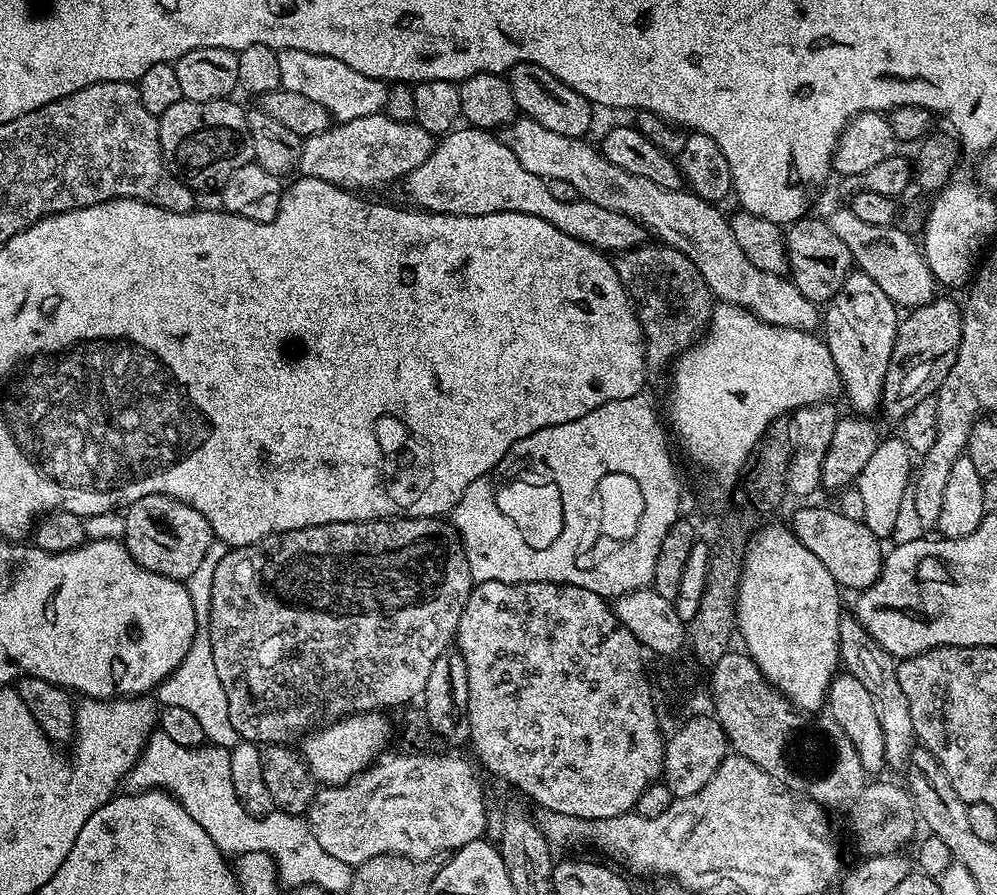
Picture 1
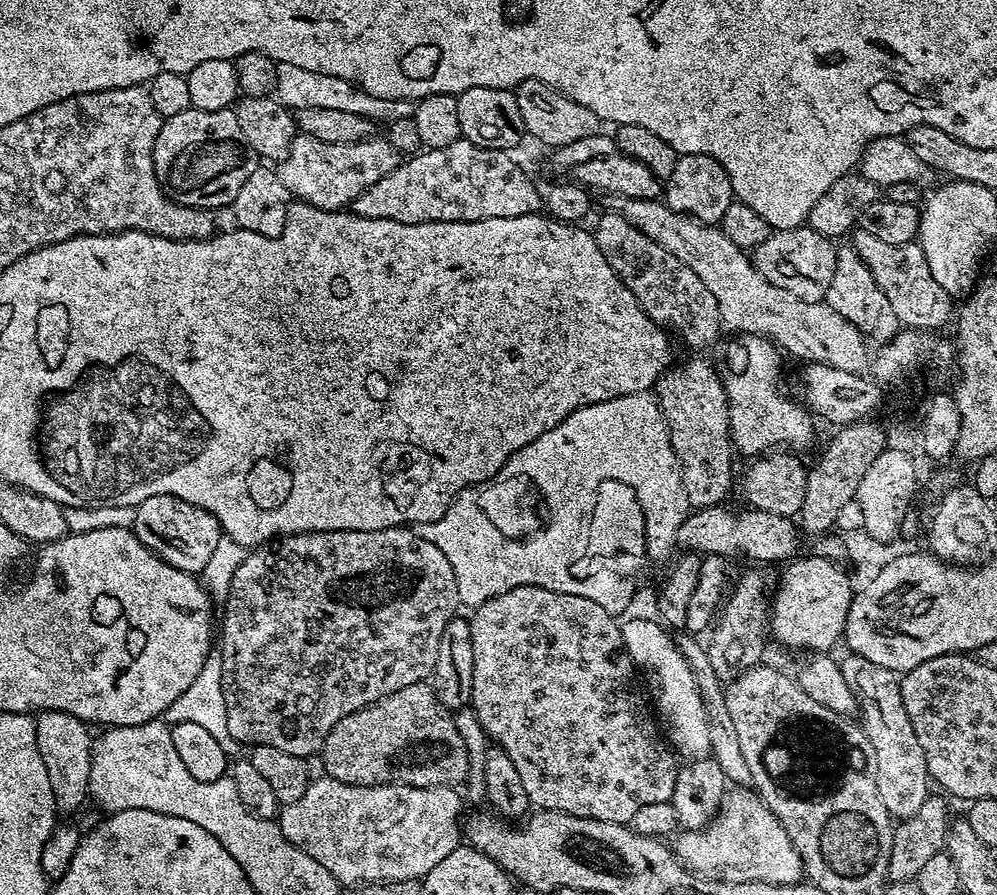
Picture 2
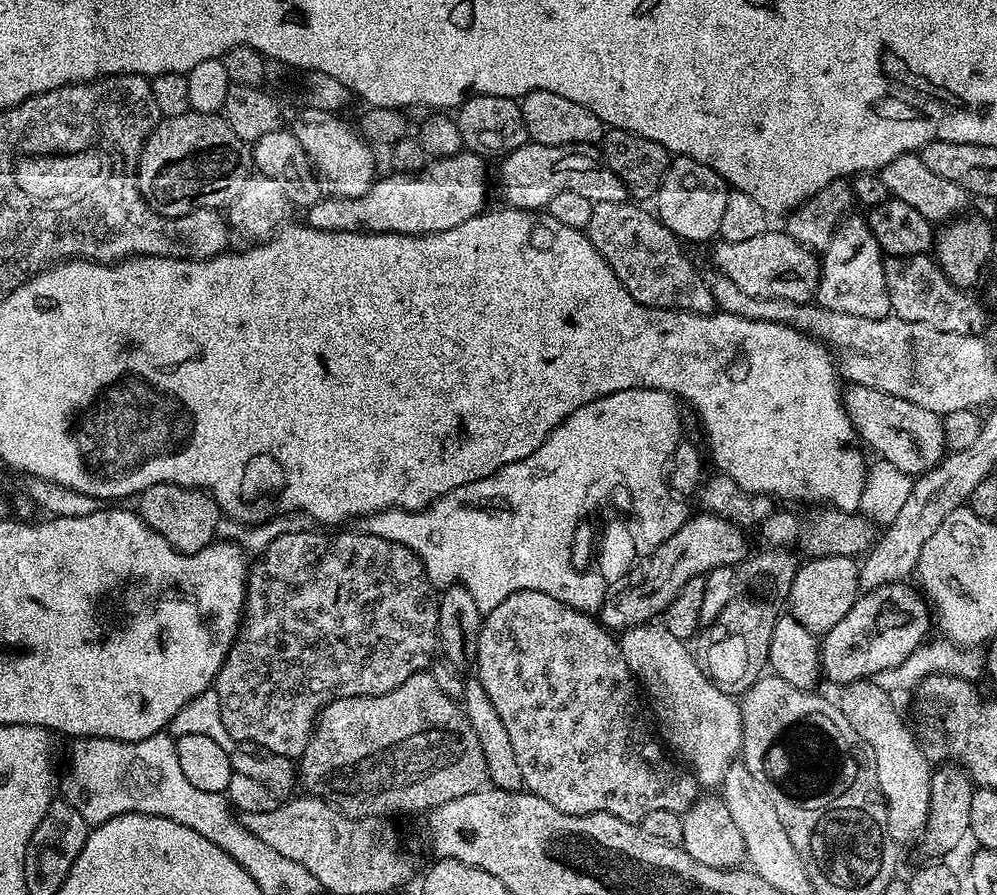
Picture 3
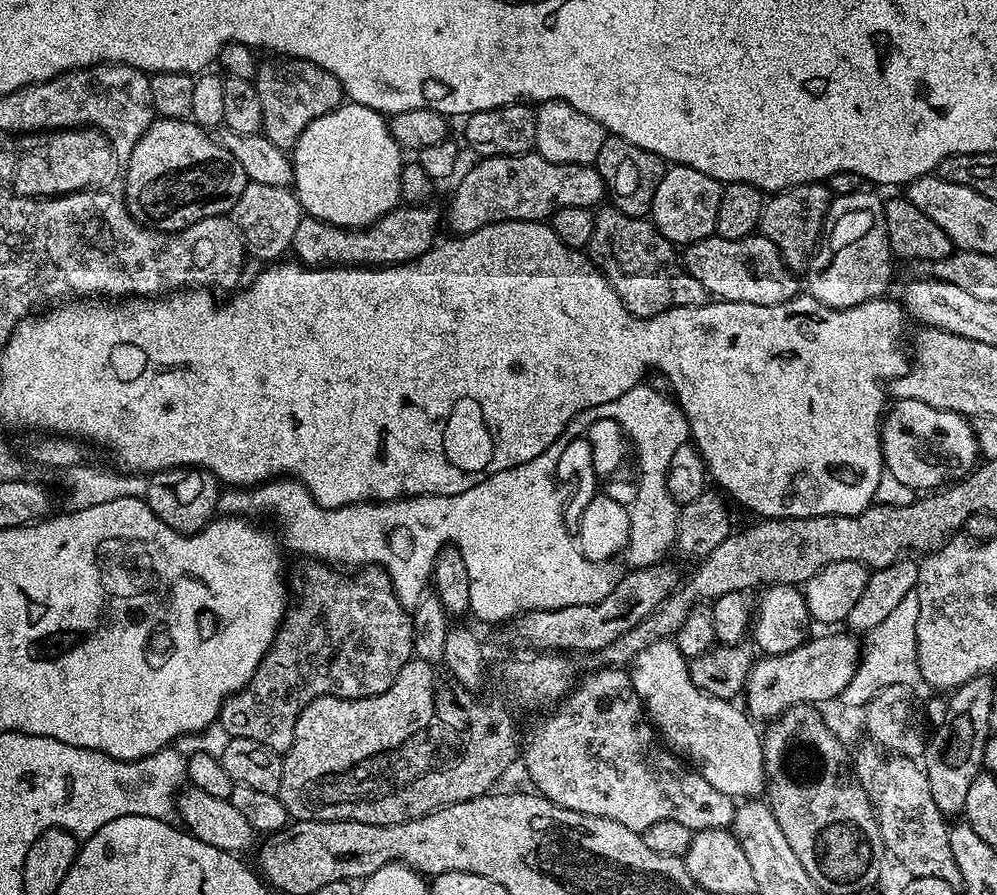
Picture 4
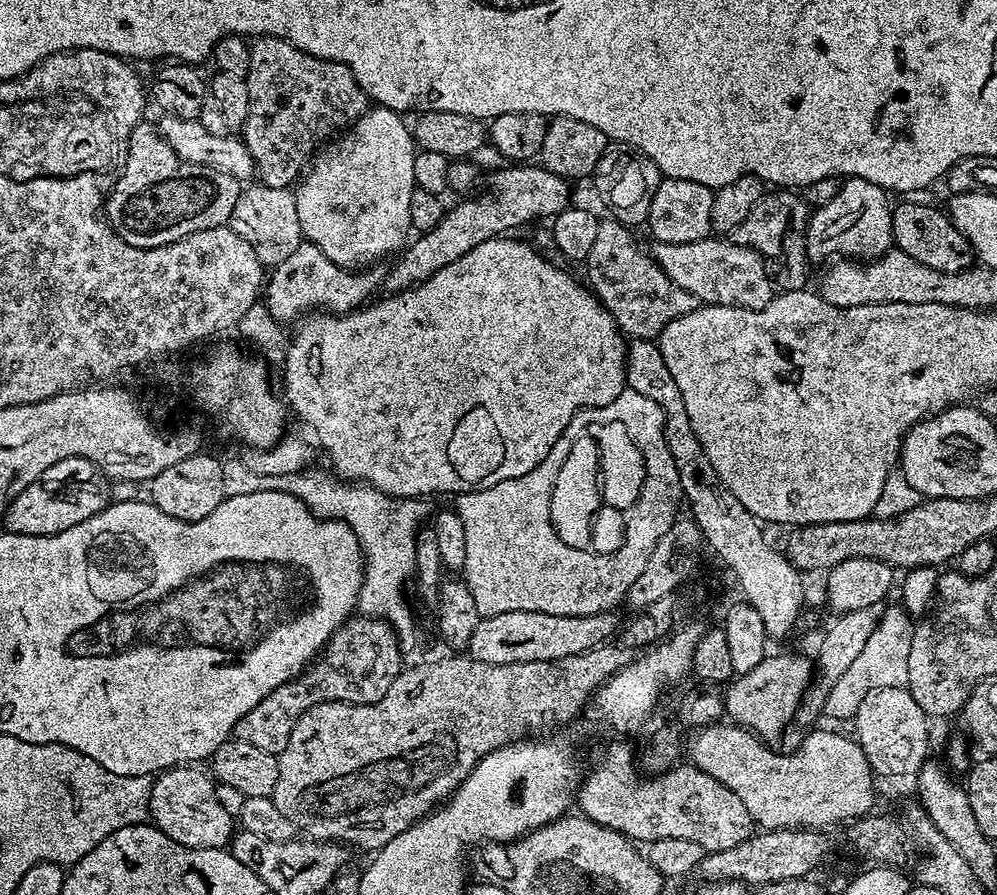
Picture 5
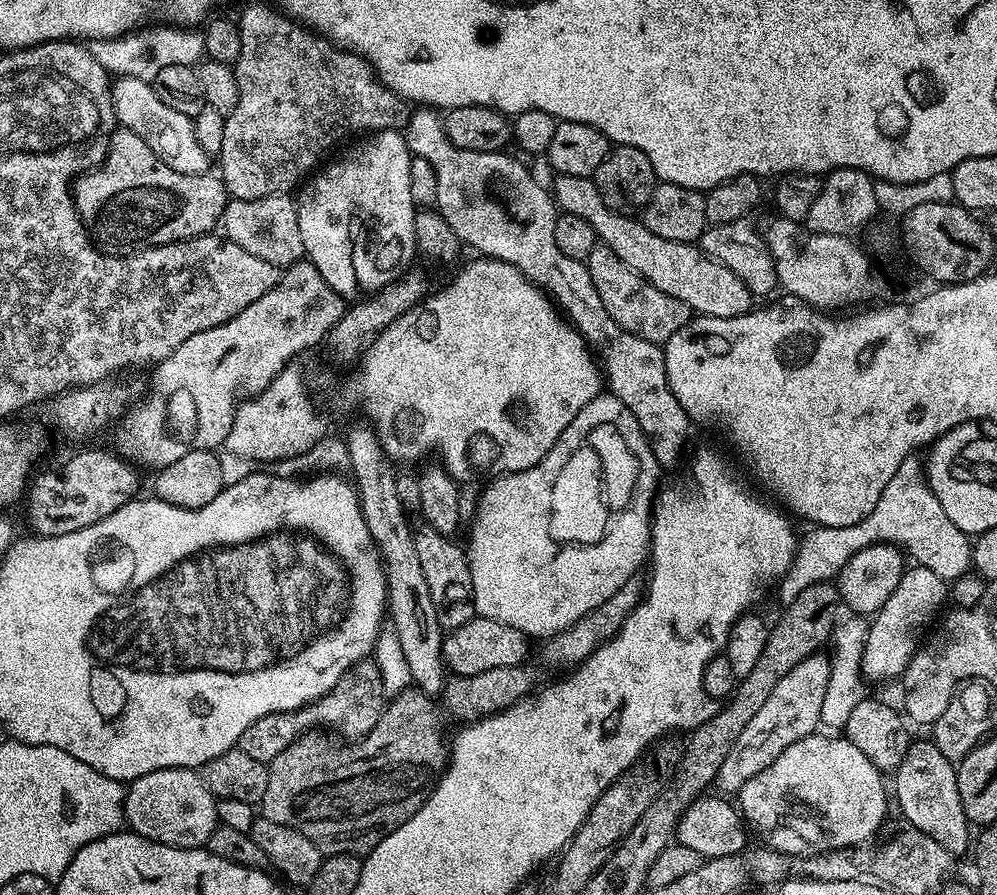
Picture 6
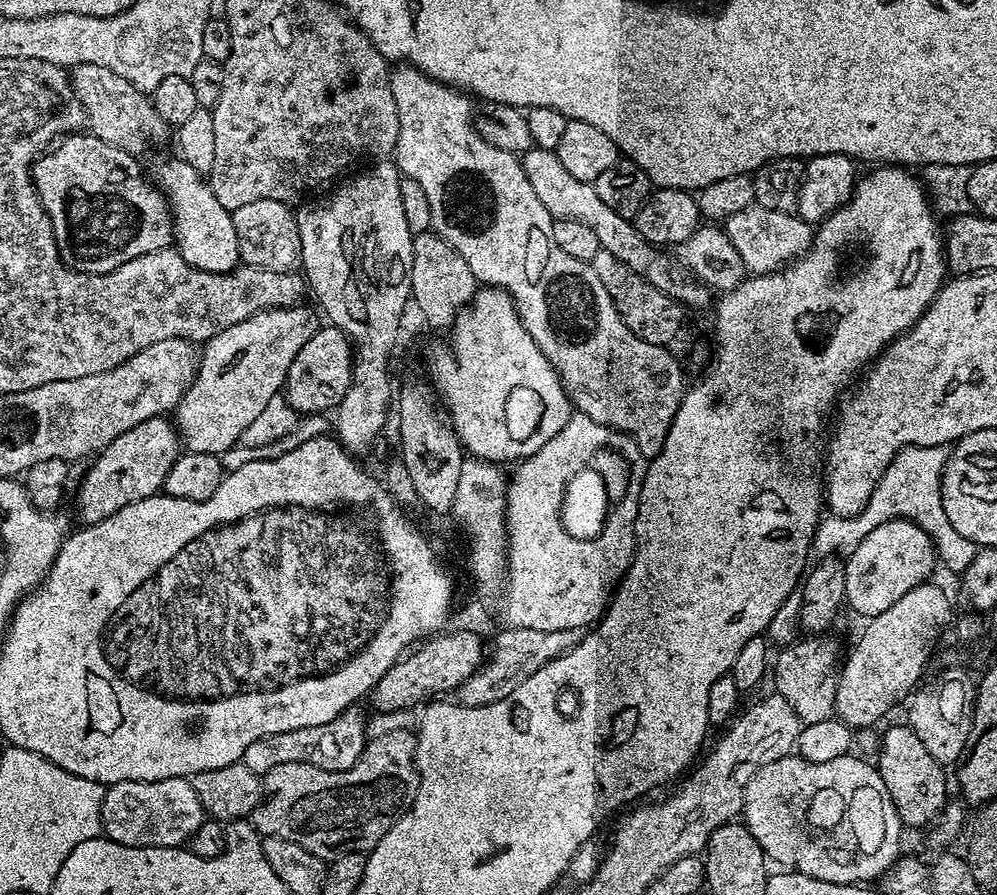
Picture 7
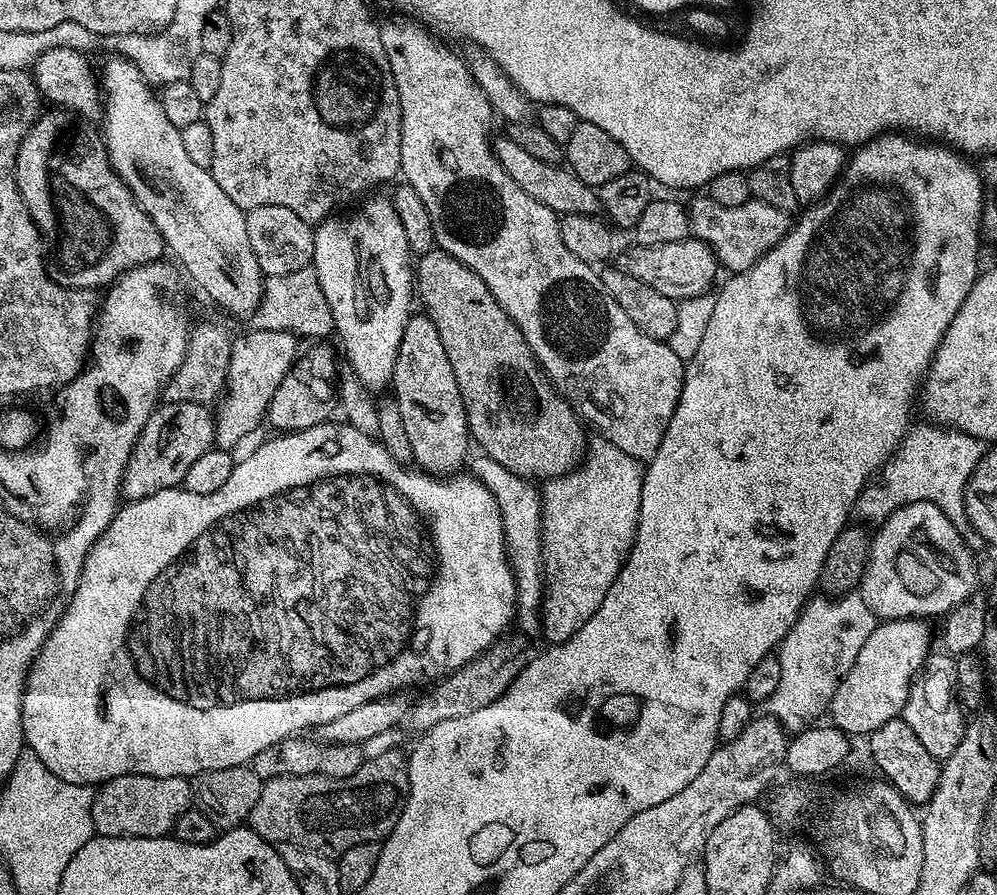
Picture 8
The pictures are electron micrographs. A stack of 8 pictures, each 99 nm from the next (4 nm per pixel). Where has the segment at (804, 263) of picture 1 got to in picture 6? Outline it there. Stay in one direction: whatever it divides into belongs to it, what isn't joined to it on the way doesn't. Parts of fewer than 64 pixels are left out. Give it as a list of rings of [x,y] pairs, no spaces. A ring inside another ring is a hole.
[[[557,175],[555,179],[556,181],[550,184],[550,191],[557,209],[560,212],[578,214],[578,218],[586,218],[586,222],[594,226],[594,234],[599,243],[614,250],[614,254],[618,254],[622,262],[626,262],[642,278],[670,294],[670,298],[686,302],[686,306],[691,308],[693,313],[702,316],[730,318],[753,311],[754,297],[752,291],[742,282],[742,278],[738,278],[734,270],[722,266],[700,251],[695,243],[658,238],[658,234],[651,232],[643,219],[632,214],[613,212],[605,206],[595,179],[562,175]]]

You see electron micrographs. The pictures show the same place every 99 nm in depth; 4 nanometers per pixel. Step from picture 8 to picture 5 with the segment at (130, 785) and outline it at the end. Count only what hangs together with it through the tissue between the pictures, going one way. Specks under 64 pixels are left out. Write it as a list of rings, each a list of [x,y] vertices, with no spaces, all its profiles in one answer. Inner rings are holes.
[[[188,766],[169,768],[153,779],[148,795],[151,823],[162,830],[166,838],[187,848],[224,848],[234,833],[234,816],[227,813],[213,796],[214,784],[209,773],[191,772],[190,769]]]

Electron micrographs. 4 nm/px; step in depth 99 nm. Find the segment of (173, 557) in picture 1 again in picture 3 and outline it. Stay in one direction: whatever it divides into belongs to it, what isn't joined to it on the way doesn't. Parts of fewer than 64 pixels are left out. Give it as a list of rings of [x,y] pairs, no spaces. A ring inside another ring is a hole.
[[[155,484],[139,493],[139,500],[138,515],[180,552],[197,552],[217,539],[216,527],[222,513],[220,505],[210,493],[177,484]]]

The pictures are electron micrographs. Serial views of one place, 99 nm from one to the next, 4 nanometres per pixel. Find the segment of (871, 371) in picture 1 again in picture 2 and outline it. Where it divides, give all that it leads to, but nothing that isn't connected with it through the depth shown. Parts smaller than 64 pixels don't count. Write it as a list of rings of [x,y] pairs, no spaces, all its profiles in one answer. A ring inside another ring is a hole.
[[[840,246],[836,249],[834,278],[830,282],[826,302],[834,310],[838,310],[838,314],[849,320],[869,341],[887,342],[894,339],[896,333],[901,331],[902,325],[898,314],[894,314],[886,294],[882,294],[878,282],[874,282],[874,274],[870,274],[870,266],[862,262],[862,258],[851,246],[845,248]]]

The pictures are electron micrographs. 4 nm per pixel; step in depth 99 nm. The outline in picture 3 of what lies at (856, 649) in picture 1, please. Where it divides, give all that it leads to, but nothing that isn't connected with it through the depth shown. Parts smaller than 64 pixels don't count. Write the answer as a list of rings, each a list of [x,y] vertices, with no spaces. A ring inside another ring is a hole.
[[[865,678],[847,685],[843,692],[842,707],[846,718],[860,735],[871,755],[872,765],[876,767],[880,793],[888,806],[890,834],[897,842],[912,840],[915,836],[917,839],[928,824],[933,765],[924,757],[913,729],[904,725],[899,710],[892,705],[893,697],[887,691],[871,679]]]

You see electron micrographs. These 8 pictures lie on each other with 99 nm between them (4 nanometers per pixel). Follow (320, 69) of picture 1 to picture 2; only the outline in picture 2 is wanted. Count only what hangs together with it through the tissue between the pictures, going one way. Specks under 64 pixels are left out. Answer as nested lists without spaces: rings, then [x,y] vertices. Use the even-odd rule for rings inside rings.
[[[277,64],[274,96],[289,110],[322,106],[326,110],[347,110],[350,114],[362,114],[373,122],[391,121],[397,112],[402,118],[413,118],[416,115],[416,105],[411,100],[402,100],[397,104],[394,100],[374,98],[374,94],[366,94],[366,90],[356,84],[346,82],[346,78],[334,78],[334,74],[318,74],[314,70],[304,70],[302,66],[293,64]]]

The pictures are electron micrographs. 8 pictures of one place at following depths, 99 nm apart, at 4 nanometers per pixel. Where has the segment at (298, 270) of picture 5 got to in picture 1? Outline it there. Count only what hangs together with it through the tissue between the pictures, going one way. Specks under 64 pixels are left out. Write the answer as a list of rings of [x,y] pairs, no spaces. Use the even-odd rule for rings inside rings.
[[[460,126],[447,133],[436,149],[406,177],[408,196],[417,209],[425,212],[445,212],[447,216],[481,216],[499,212],[517,212],[542,218],[554,230],[578,238],[605,254],[619,254],[627,248],[638,248],[646,240],[646,229],[626,214],[594,206],[594,202],[577,199],[561,202],[550,194],[543,176],[530,174],[518,158],[500,141],[499,135],[483,128]]]

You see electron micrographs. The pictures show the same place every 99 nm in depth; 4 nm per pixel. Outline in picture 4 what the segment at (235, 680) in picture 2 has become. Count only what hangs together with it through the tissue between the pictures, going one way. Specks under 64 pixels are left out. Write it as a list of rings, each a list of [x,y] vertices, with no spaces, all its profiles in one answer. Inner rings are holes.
[[[328,562],[308,563],[310,564],[305,566],[304,573],[300,576],[300,605],[298,605],[297,608],[295,605],[295,607],[285,615],[284,623],[281,624],[280,629],[276,631],[274,642],[268,647],[268,652],[262,658],[258,670],[252,675],[250,682],[243,690],[235,692],[233,696],[229,696],[228,699],[225,700],[224,705],[220,707],[218,717],[218,724],[228,732],[230,737],[254,738],[254,742],[262,742],[281,754],[287,752],[290,745],[292,745],[294,726],[298,722],[300,712],[307,704],[314,702],[319,696],[338,696],[342,700],[357,700],[358,698],[382,694],[386,690],[390,690],[390,686],[394,682],[394,678],[398,678],[402,666],[406,666],[408,661],[413,659],[414,656],[412,645],[412,617],[406,611],[405,605],[401,604],[400,599],[396,597],[396,592],[392,589],[392,581],[388,579],[388,574],[383,568],[379,566],[368,566],[352,574],[356,576],[339,576],[339,574],[336,573],[339,571]]]

